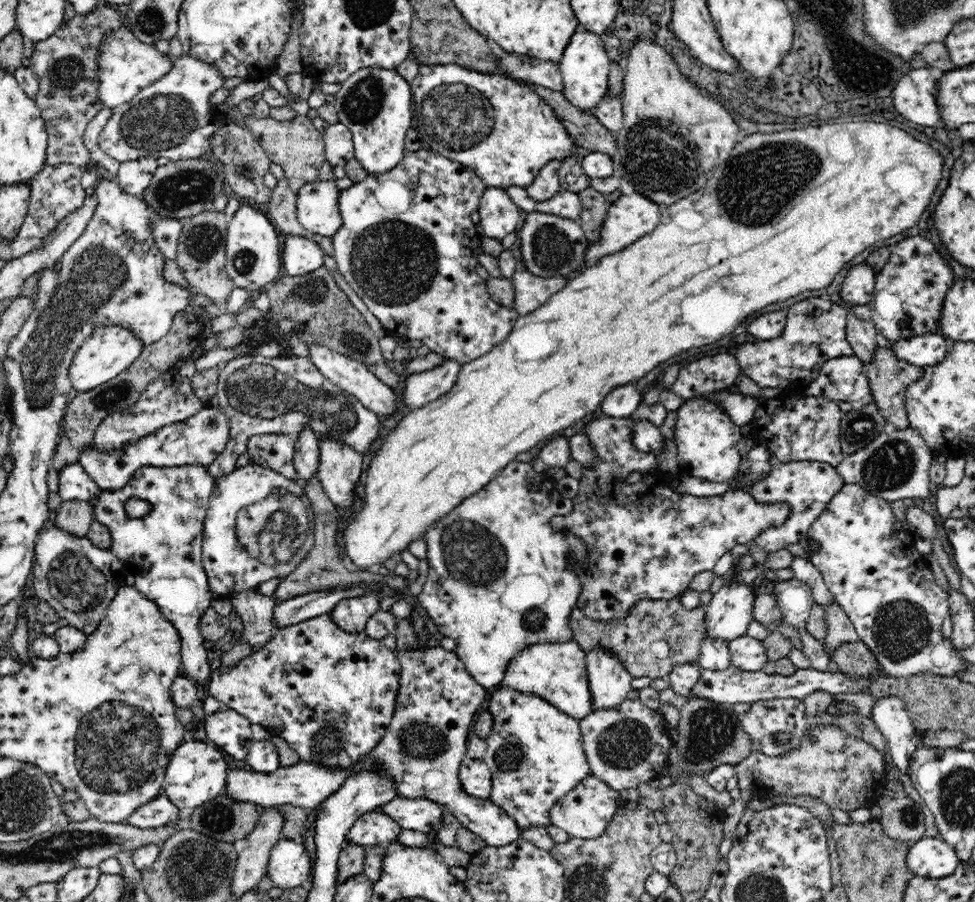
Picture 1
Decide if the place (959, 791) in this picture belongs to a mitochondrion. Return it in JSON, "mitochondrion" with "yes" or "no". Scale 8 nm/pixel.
{"mitochondrion":"yes"}

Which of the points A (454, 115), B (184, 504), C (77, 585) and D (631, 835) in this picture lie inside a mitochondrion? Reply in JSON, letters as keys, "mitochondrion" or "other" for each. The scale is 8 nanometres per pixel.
{"A":"mitochondrion","B":"other","C":"mitochondrion","D":"other"}

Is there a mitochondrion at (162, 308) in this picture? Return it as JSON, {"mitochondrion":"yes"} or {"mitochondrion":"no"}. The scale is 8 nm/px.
{"mitochondrion":"no"}

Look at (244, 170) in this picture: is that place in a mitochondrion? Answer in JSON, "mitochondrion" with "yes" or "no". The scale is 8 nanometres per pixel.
{"mitochondrion":"yes"}

